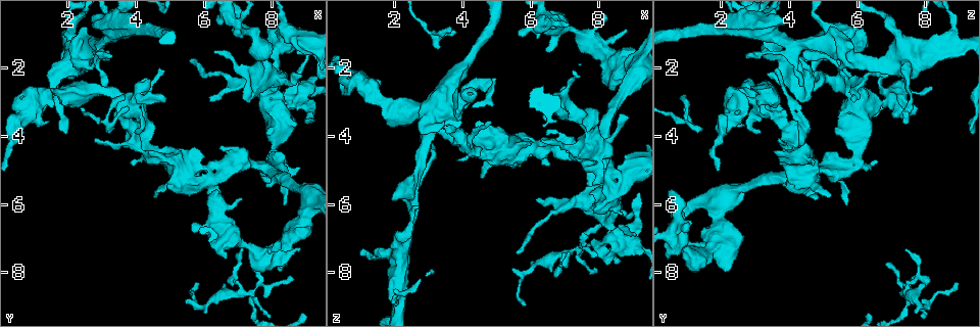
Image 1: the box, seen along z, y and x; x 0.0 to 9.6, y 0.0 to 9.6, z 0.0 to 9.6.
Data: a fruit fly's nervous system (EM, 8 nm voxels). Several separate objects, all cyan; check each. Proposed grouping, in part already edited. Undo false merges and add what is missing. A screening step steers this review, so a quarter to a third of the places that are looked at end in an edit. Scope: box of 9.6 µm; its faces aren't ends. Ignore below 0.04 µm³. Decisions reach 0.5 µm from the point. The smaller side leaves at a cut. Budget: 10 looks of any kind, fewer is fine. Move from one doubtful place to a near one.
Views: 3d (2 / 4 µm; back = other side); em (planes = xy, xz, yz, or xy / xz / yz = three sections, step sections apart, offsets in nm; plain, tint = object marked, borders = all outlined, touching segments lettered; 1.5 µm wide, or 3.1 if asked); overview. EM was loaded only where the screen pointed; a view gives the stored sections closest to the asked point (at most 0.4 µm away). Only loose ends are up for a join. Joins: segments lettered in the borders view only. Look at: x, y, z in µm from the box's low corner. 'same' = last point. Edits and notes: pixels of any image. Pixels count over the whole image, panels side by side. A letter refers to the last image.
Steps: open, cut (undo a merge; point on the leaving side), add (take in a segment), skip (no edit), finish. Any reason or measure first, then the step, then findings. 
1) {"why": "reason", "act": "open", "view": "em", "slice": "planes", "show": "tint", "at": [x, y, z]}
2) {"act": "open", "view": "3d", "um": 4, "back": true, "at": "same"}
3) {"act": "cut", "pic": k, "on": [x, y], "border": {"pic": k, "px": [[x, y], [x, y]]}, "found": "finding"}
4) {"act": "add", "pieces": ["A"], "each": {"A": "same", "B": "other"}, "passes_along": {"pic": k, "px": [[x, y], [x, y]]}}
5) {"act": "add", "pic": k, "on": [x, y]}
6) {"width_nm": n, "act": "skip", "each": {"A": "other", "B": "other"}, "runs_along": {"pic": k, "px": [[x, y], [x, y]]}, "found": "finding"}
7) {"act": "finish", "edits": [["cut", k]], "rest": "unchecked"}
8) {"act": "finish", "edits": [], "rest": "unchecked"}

{"act": "open", "view": "em", "slice": "planes", "show": "borders", "at": [5.80, 8.30, 8.90]}

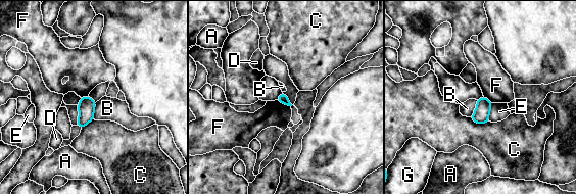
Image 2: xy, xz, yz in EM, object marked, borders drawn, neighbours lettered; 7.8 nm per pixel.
{"act": "skip", "each": {"A": "other", "B": "other", "C": "other", "D": "other", "E": "other", "F": "other", "G": "other"}, "border": {"pic": 2, "px": [[276, 100], [290, 106]]}, "found": "no lettered segment goes on from it"}

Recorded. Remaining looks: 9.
{"why": "branch stops here", "act": "open", "view": "3d", "um": 2, "at": [6.55, 5.85, 4.80]}

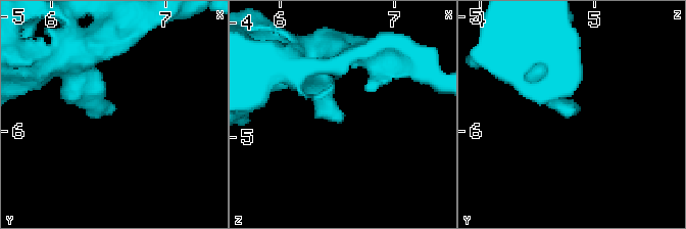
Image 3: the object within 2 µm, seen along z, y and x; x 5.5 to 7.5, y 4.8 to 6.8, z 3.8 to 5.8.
{"why": "shape alone is not enough", "act": "open", "view": "em", "slice": "planes", "show": "borders", "at": [6.54, 5.82, 4.82]}

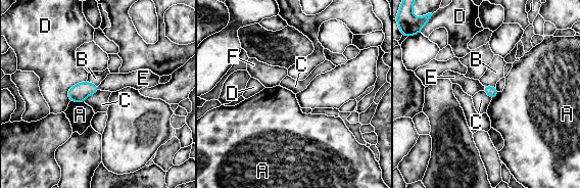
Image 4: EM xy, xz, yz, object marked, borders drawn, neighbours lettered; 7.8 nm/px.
{"act": "skip", "each": {"A": "other", "B": "other", "C": "other", "D": "other", "E": "other", "F": "other"}, "border": {"pic": 4, "px": [[99, 90], [90, 94], [84, 101]]}, "found": "none of them fits"}

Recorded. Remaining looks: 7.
{"why": "an open end", "act": "open", "view": "3d", "um": 4, "at": [4.90, 3.00, 2.50]}

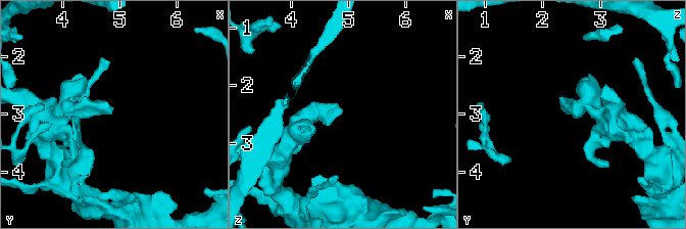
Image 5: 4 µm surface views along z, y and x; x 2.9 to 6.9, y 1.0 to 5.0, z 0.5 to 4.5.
{"why": "need the tissue", "act": "open", "view": "em", "slice": "planes", "show": "borders", "at": [4.85, 2.90, 2.40]}

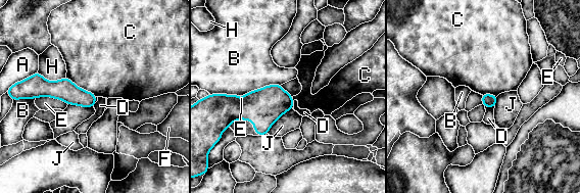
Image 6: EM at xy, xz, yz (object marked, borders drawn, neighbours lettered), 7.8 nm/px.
{"act": "skip", "each": {"A": "other", "B": "other", "C": "other", "D": "other", "E": "other", "F": "other", "H": "other", "J": "other"}, "border": {"pic": 6, "px": [[36, 97], [51, 96], [67, 104]]}, "found": "none of them fits"}

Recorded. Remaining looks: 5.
{"why": "touches itself", "act": "open", "view": "em", "slice": "planes", "show": "tint", "at": [7.20, 2.85, 4.50]}

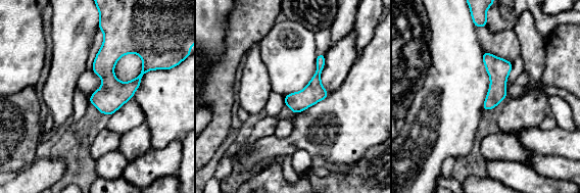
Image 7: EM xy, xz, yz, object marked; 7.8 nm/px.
{"why": "what lies round it", "act": "open", "view": "em", "slice": "planes", "show": "borders", "at": "same"}

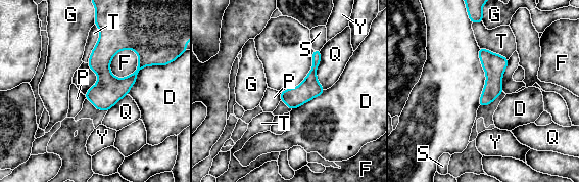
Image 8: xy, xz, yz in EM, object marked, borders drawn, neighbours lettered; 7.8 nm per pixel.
{"width_nm": 140, "act": "skip", "each": {"D": "other", "F": "other", "G": "other", "P": "other", "Q": "other", "S": "other", "T": "other", "Y": "other"}, "border": {"pic": 8, "px": [[280, 92], [281, 99]]}, "found": "one neuron here"}

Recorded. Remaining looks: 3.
{"act": "finish", "edits": [], "rest": "unchecked"}

